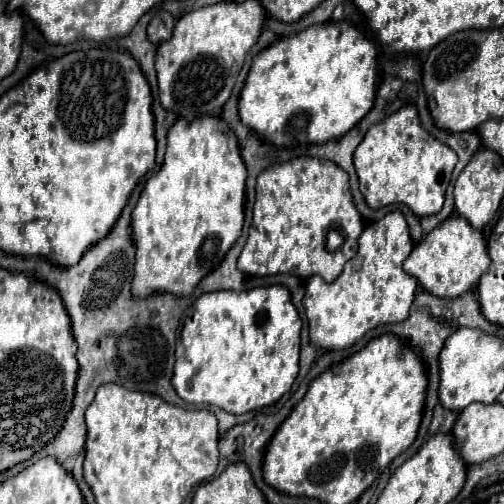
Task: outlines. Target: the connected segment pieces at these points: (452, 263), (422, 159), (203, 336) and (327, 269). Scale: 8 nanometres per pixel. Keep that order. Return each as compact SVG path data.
M463 217L445 219L419 245L413 247L411 255L403 263L407 275L415 277L427 293L441 299L455 299L471 291L489 265L491 259L487 255L483 235L477 229L473 229Z
M405 105L381 123L369 127L363 143L355 149L353 163L359 177L359 191L369 209L403 203L417 217L429 217L443 207L445 189L451 181L457 155L421 127L413 105Z
M255 287L251 291L213 291L201 295L193 303L191 315L185 317L175 347L175 369L171 385L187 403L217 405L227 413L247 413L265 405L273 405L285 395L299 371L299 339L301 319L291 303L287 287Z
M297 157L297 159L291 159L287 163L281 163L281 165L273 165L269 167L267 171L263 171L259 177L257 177L257 201L255 201L255 207L253 207L253 225L249 229L249 239L241 251L237 261L237 267L239 271L247 273L247 275L275 275L275 273L289 273L289 275L295 275L295 277L303 277L307 279L307 275L319 275L323 277L325 281L335 281L341 271L343 271L343 265L357 253L357 237L363 233L363 221L361 221L361 215L357 213L355 205L353 205L353 195L349 193L349 179L347 179L347 173L343 169L339 169L333 161L327 161L327 159L319 159L319 157Z

